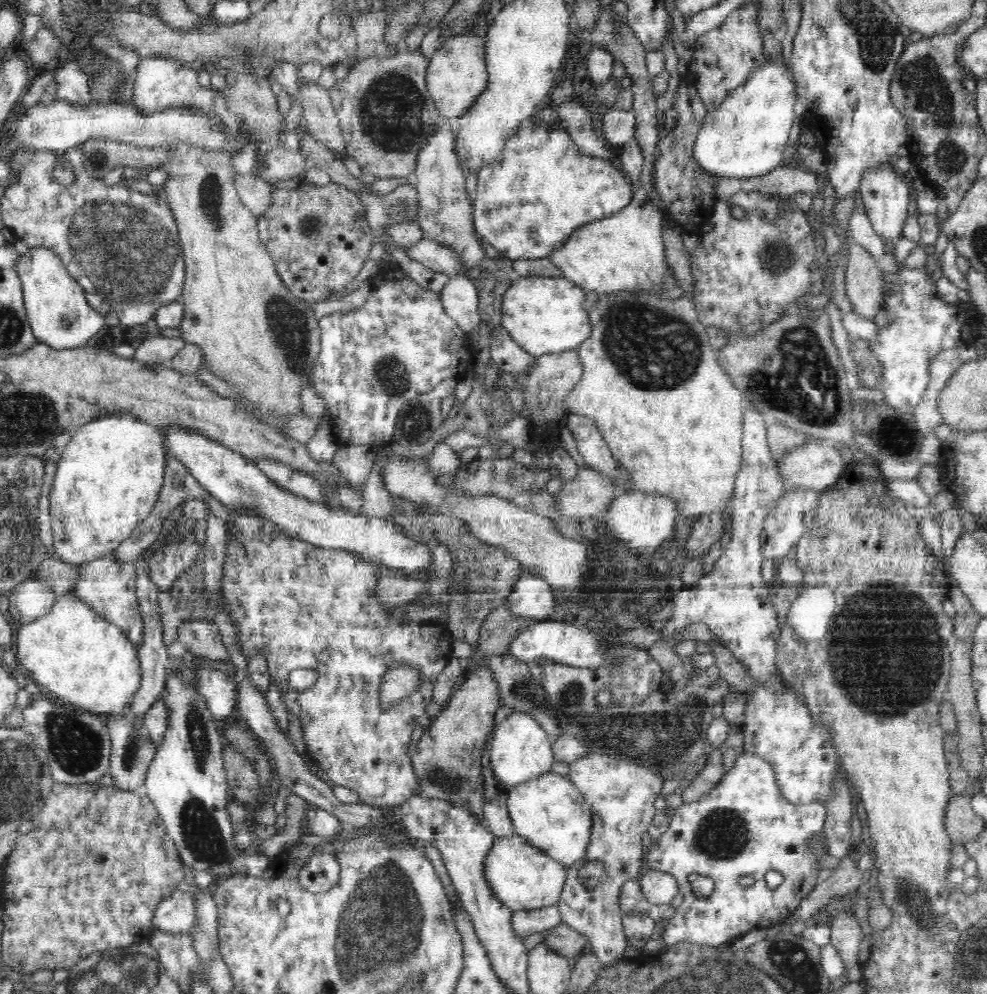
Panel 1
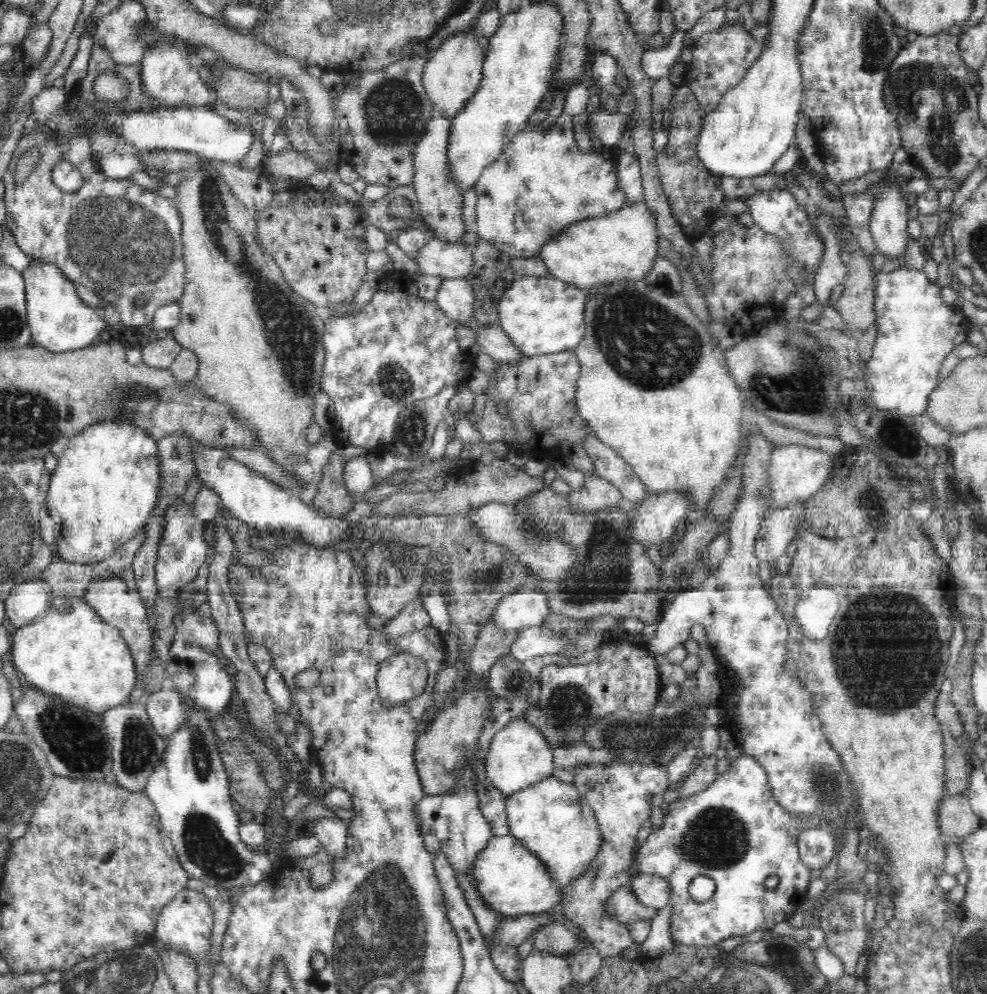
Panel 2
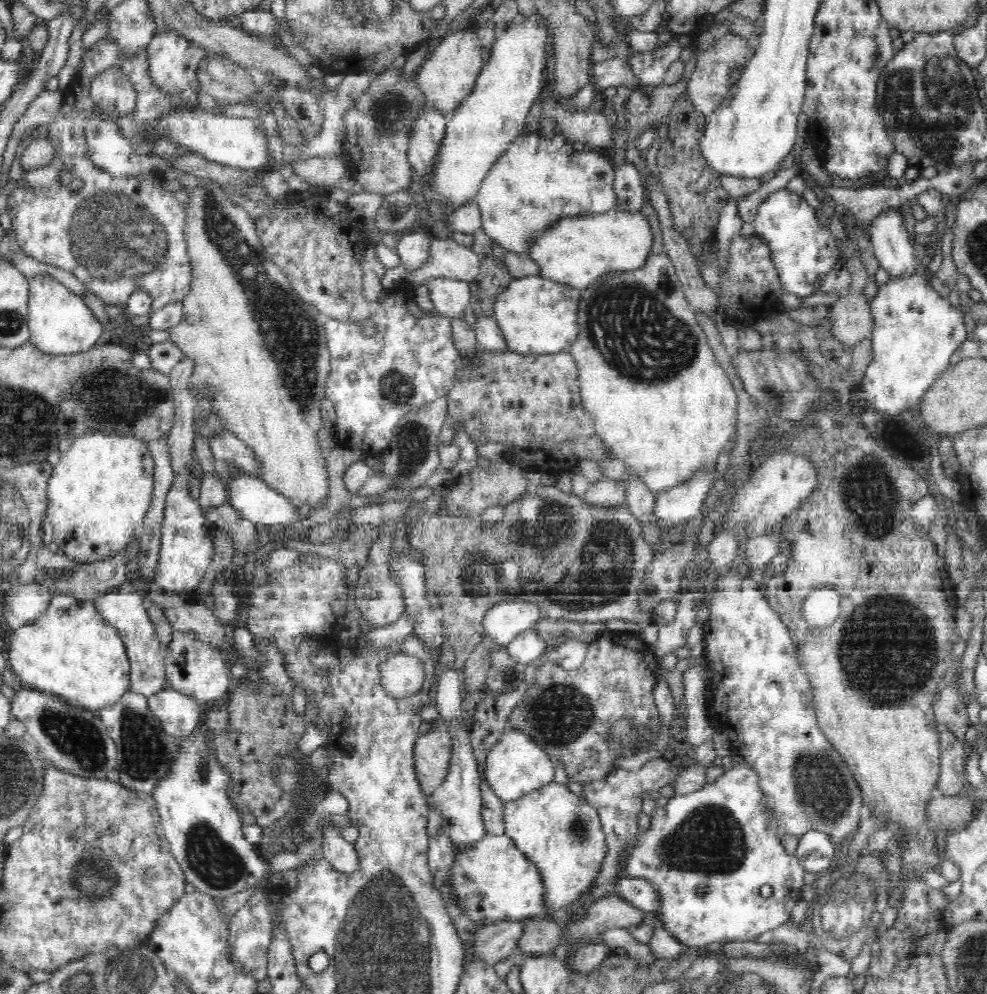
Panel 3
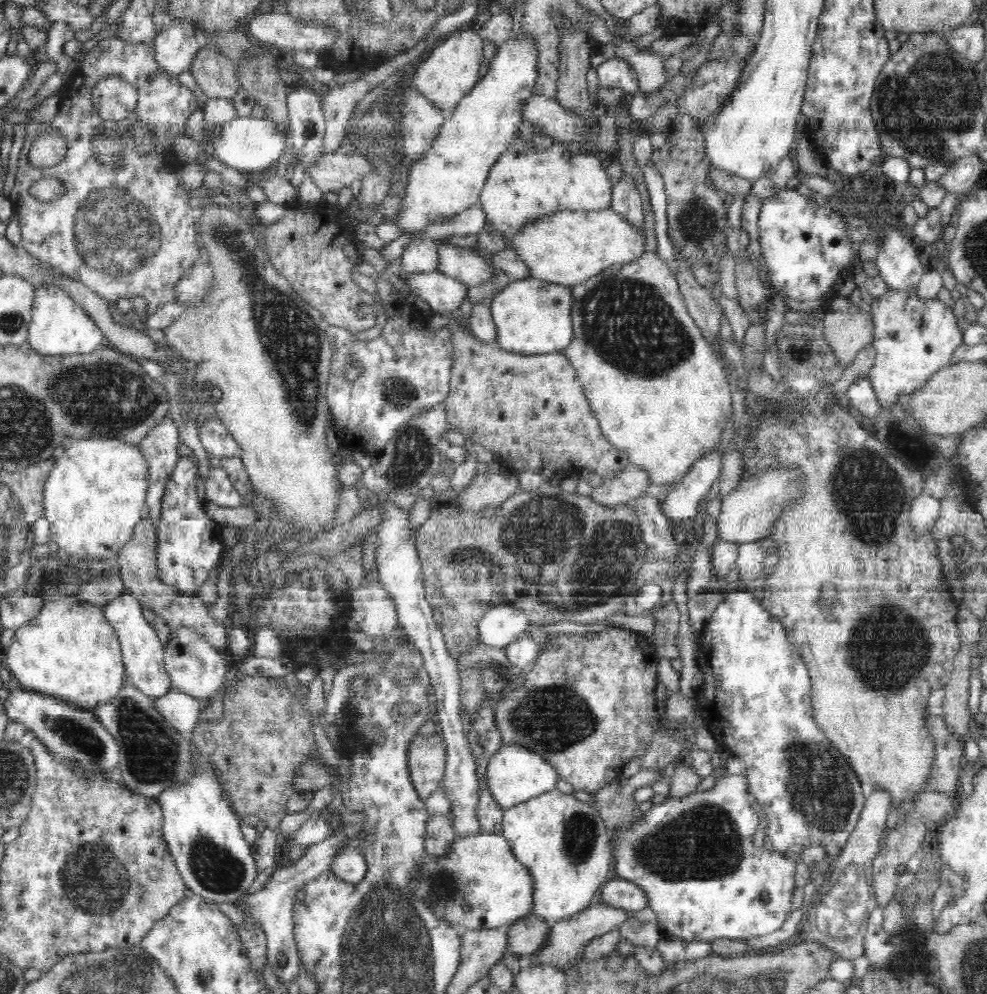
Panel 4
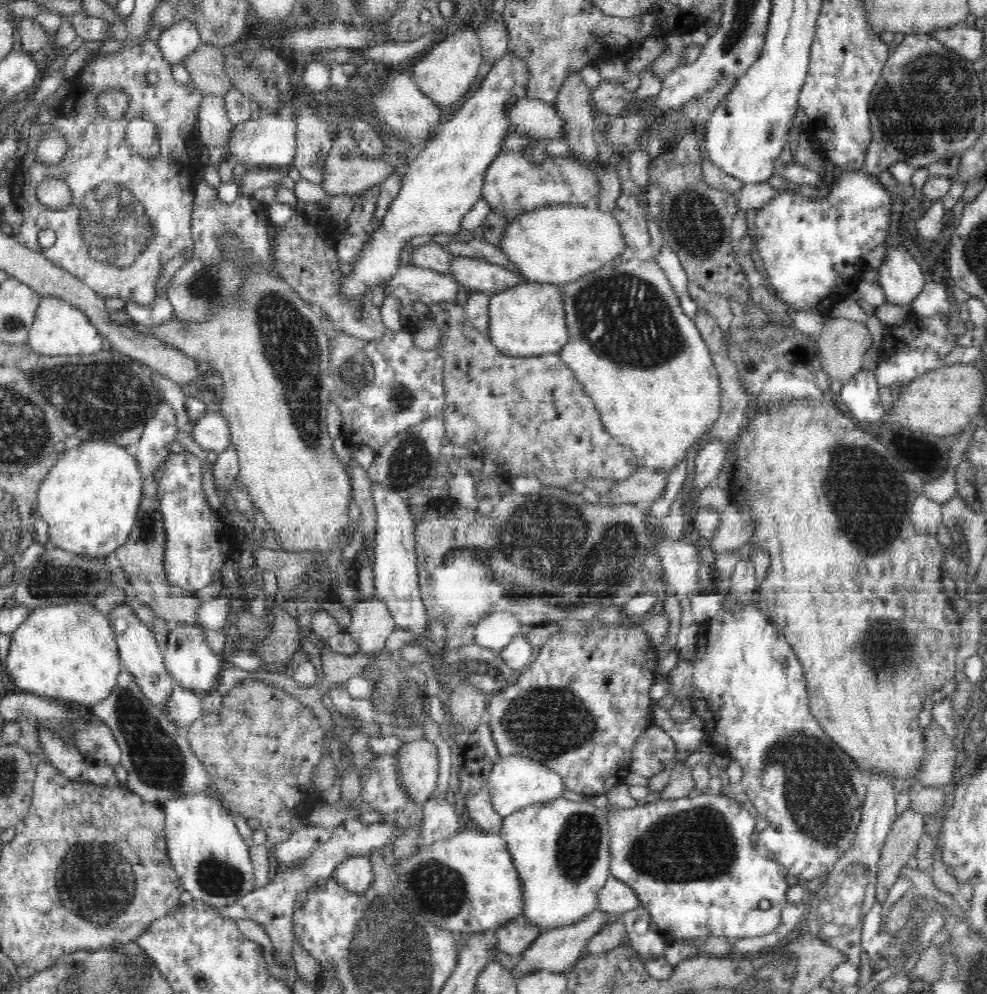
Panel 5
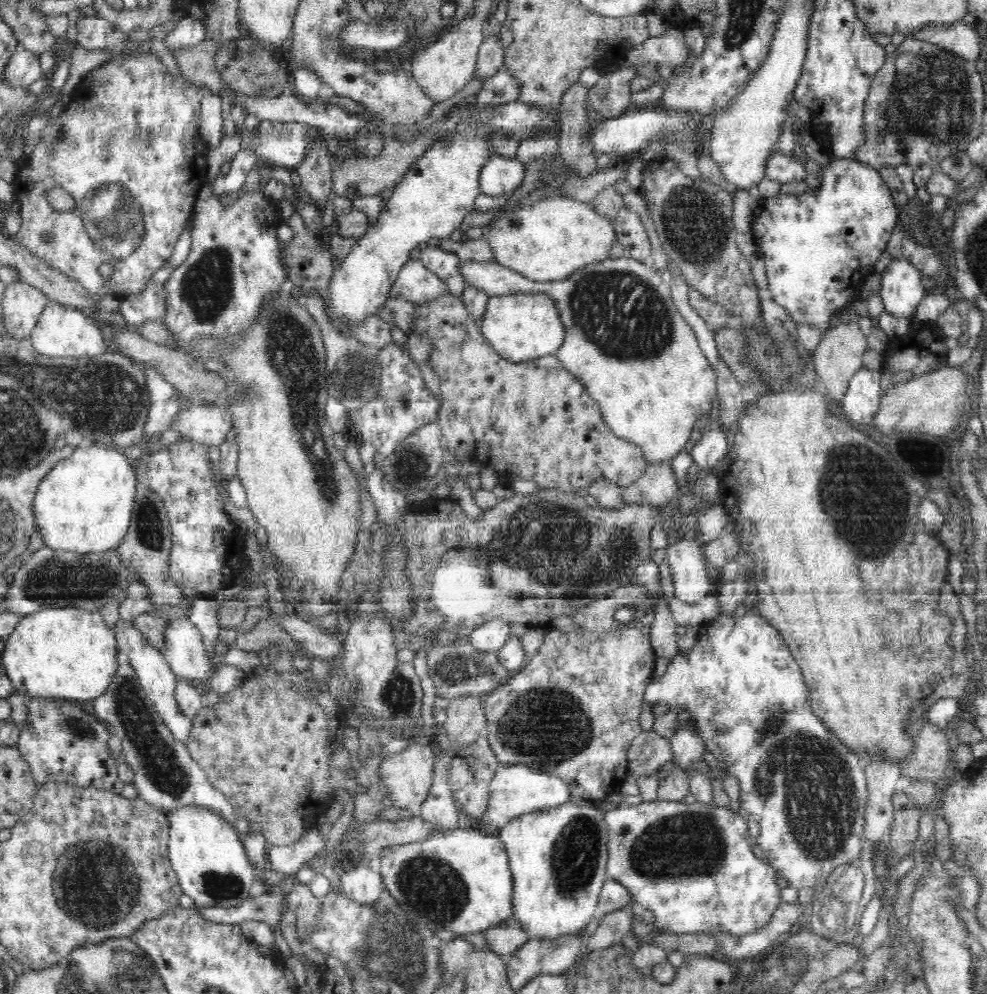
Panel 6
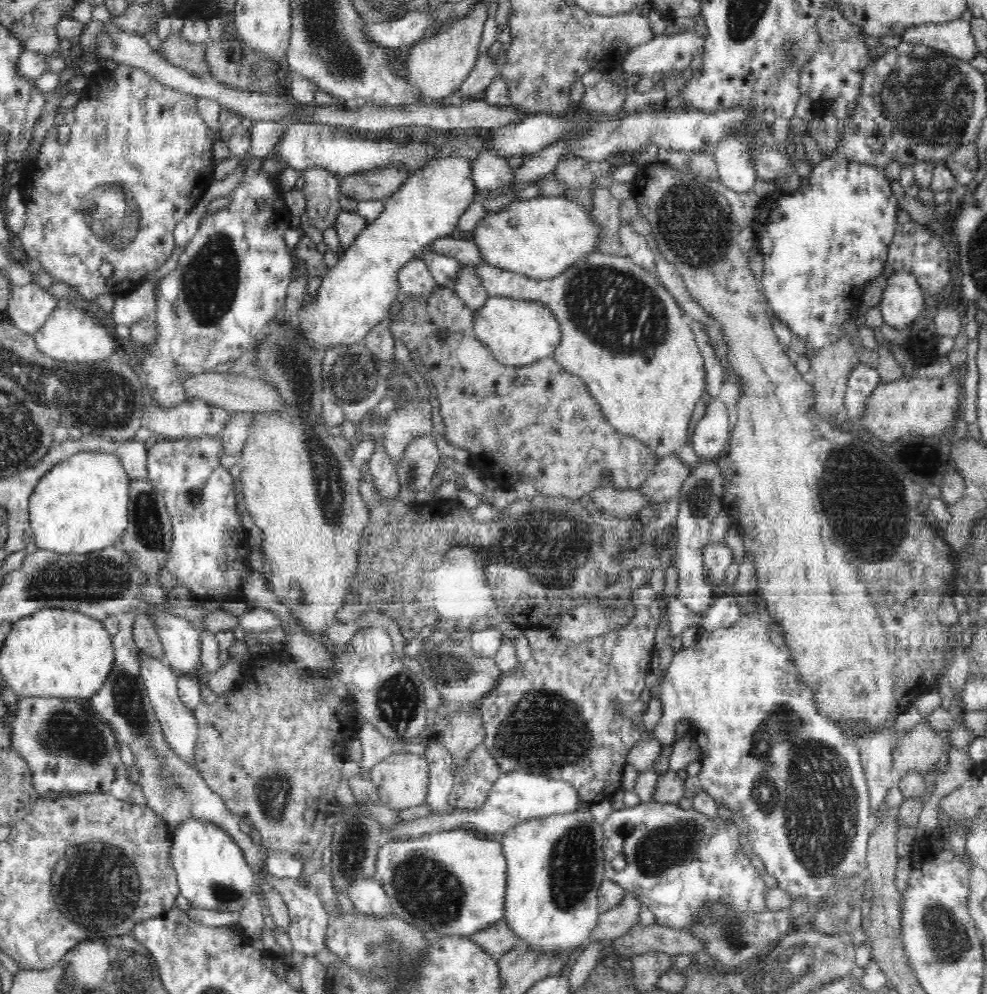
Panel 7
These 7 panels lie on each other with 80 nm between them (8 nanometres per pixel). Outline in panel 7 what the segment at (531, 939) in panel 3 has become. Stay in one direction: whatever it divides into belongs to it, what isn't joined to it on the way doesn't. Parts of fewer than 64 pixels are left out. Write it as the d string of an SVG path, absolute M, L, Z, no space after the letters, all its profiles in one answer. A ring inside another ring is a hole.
M503 918L469 937L496 958L508 952L519 941L519 938L516 938L516 935L507 927Z

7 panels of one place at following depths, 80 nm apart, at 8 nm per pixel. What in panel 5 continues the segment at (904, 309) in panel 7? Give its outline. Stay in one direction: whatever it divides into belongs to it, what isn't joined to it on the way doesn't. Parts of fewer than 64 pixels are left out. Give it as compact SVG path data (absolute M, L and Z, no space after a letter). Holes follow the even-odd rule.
M890 248L879 268L879 284L884 290L885 303L911 306L924 288L924 275L920 265L904 248Z

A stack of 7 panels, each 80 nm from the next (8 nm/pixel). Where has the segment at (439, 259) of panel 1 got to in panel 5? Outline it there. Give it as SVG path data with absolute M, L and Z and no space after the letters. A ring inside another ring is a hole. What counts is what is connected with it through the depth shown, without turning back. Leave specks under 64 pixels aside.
M452 253L449 256L448 268L453 278L468 291L482 291L494 295L526 280L520 273L504 269L486 260L475 257L460 256Z

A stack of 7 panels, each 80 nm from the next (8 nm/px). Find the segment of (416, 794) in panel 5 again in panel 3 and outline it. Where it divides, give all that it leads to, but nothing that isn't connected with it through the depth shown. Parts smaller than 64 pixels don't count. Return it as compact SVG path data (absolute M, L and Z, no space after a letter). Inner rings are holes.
M443 723L440 727L432 727L426 734L420 734L415 742L414 765L416 770L416 778L419 780L422 792L428 797L436 788L442 784L443 778L448 776L448 768L450 768L452 737L447 731L447 726Z

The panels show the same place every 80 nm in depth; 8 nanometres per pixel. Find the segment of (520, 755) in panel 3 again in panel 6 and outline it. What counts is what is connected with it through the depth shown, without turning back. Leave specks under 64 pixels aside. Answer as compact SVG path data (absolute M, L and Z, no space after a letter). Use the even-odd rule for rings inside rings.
M499 762L496 775L492 778L488 806L482 818L484 822L478 820L477 826L484 831L498 832L516 816L570 802L570 795L568 785L560 777L528 765L504 765Z

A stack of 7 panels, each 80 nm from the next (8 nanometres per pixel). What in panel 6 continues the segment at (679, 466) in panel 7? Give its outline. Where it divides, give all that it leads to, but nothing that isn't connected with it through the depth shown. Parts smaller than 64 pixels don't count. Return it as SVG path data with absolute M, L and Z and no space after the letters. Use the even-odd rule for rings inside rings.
M671 461L648 465L638 480L621 488L622 499L630 505L665 506L676 496L681 484L674 477Z

